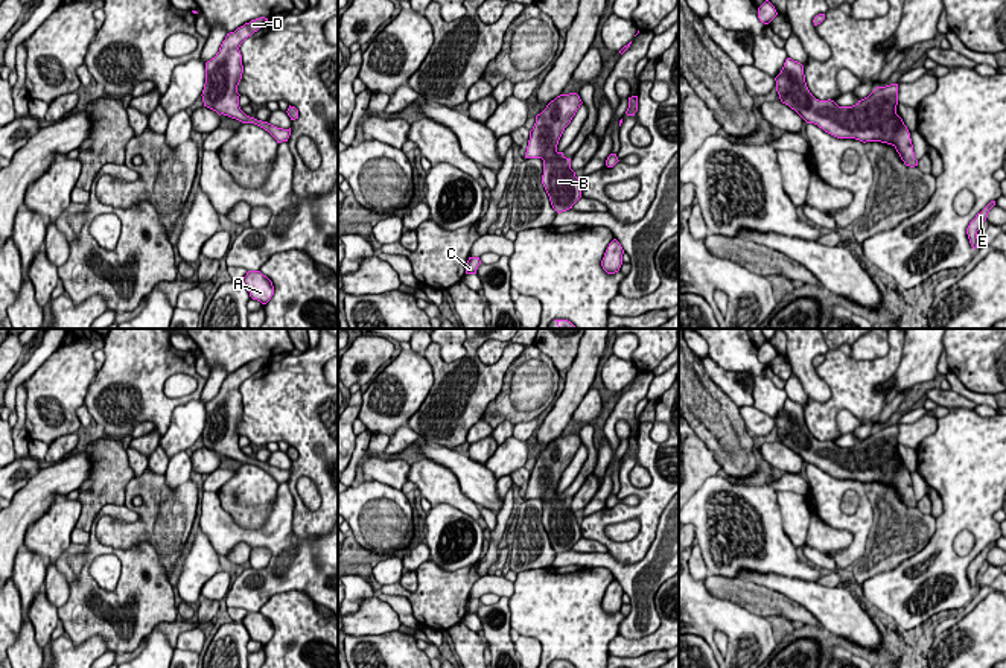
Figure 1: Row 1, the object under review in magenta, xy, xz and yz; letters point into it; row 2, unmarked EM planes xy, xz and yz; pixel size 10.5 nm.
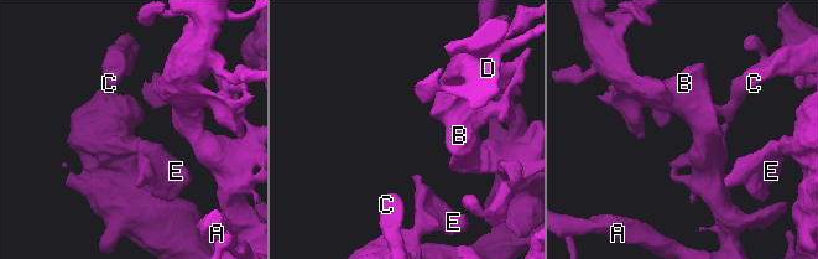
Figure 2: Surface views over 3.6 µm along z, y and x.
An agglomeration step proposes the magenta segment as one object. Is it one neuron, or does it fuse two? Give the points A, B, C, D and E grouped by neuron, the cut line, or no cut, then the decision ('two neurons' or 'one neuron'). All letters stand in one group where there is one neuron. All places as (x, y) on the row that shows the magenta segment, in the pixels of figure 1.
A B C D E | no cut | one neuron

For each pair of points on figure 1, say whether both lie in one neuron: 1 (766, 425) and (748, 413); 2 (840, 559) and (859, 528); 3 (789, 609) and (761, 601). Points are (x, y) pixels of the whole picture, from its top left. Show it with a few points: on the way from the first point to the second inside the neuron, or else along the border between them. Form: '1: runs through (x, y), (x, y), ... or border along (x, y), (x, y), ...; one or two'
1: runs through (761, 425), (752, 417); one
2: runs through (848, 554), (859, 543), (859, 536); one
3: runs through (783, 606), (767, 603); one

